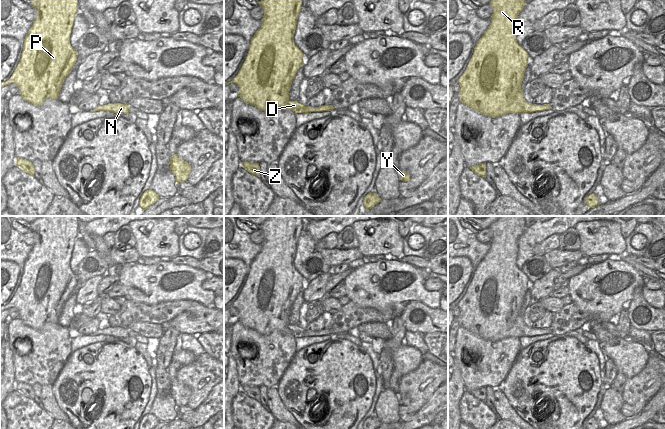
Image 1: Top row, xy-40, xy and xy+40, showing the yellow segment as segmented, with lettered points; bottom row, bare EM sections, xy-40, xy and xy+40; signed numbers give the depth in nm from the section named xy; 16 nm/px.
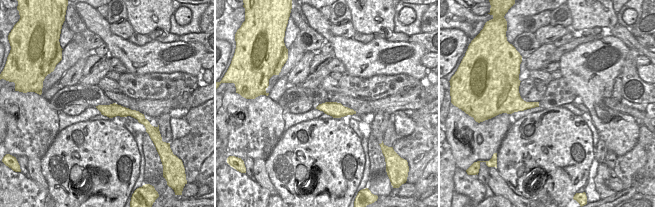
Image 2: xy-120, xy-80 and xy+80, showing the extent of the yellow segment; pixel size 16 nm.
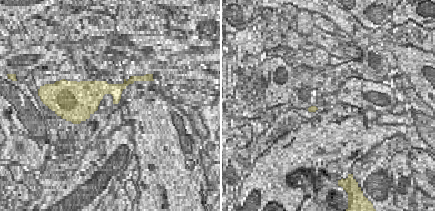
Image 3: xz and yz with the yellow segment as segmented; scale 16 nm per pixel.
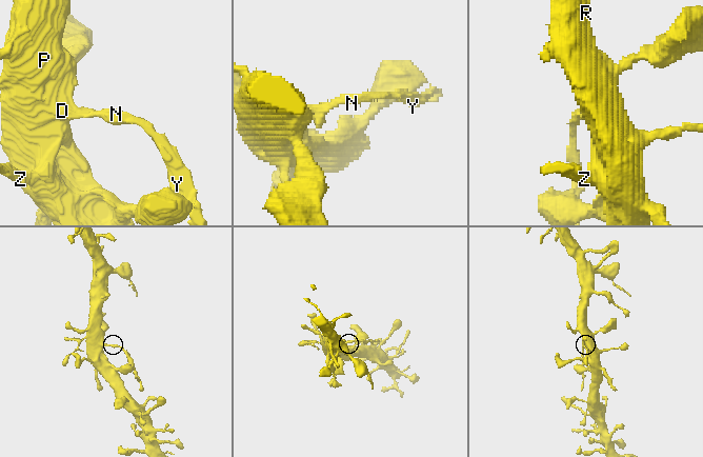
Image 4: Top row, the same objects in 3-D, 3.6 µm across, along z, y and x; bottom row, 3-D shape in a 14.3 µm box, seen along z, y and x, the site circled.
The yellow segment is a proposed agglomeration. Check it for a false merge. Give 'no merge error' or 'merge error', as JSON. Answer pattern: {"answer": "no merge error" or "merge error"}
{"answer": "merge error"}

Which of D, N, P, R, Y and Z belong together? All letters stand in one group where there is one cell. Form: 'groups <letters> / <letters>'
groups D P R Z / N Y

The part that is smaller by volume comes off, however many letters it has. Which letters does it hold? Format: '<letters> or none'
N, Y

